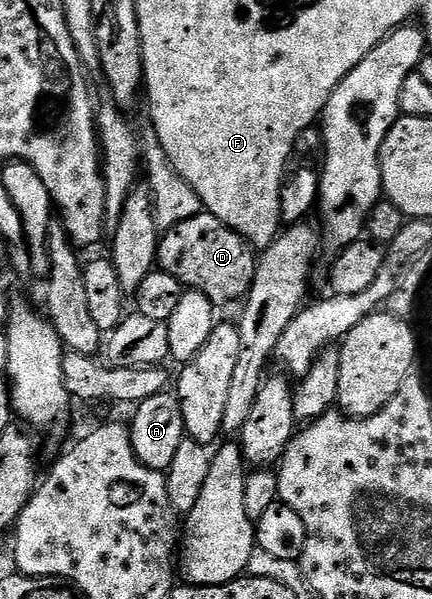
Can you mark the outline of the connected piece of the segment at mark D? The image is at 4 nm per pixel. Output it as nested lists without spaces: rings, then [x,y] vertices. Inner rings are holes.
[[[206,213],[189,217],[189,221],[181,221],[176,227],[166,228],[159,241],[158,270],[175,275],[184,288],[205,293],[216,305],[238,304],[246,300],[253,285],[256,262],[256,248],[229,229],[229,225]]]

